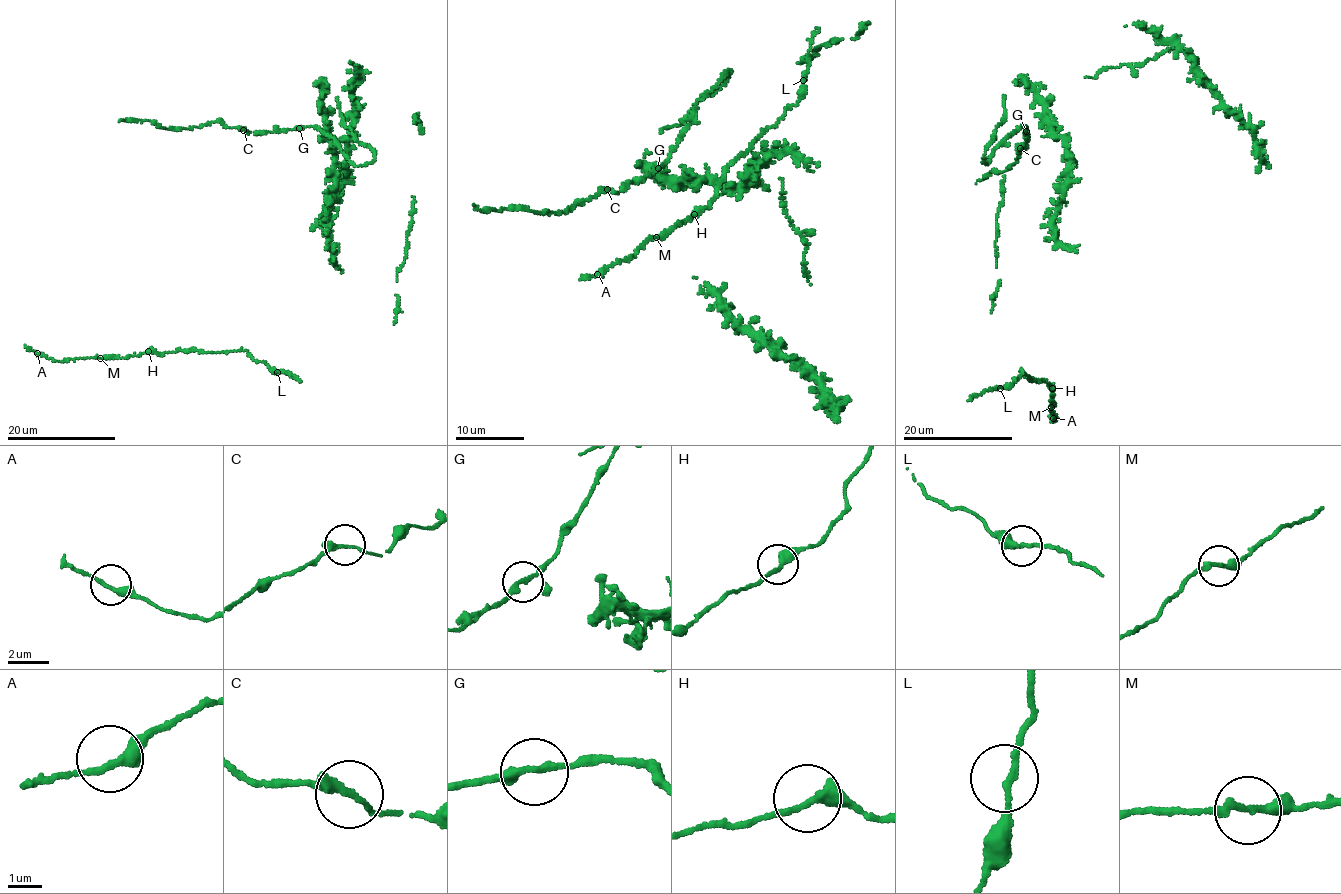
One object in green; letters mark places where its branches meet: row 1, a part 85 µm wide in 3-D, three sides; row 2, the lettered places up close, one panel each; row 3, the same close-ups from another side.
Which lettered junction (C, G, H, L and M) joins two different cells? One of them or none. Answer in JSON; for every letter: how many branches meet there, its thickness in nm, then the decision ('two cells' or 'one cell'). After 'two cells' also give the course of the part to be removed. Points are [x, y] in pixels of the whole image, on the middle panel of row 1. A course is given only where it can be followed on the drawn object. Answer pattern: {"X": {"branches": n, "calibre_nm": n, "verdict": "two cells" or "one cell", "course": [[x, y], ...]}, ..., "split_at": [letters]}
{"C": {"branches": 2, "calibre_nm": 240, "verdict": "one cell"}, "G": {"branches": 2, "calibre_nm": 240, "verdict": "one cell"}, "H": {"branches": 2, "calibre_nm": 320, "verdict": "one cell"}, "L": {"branches": 2, "calibre_nm": 160, "verdict": "one cell"}, "M": {"branches": 2, "calibre_nm": 240, "verdict": "one cell"}, "split_at": []}

